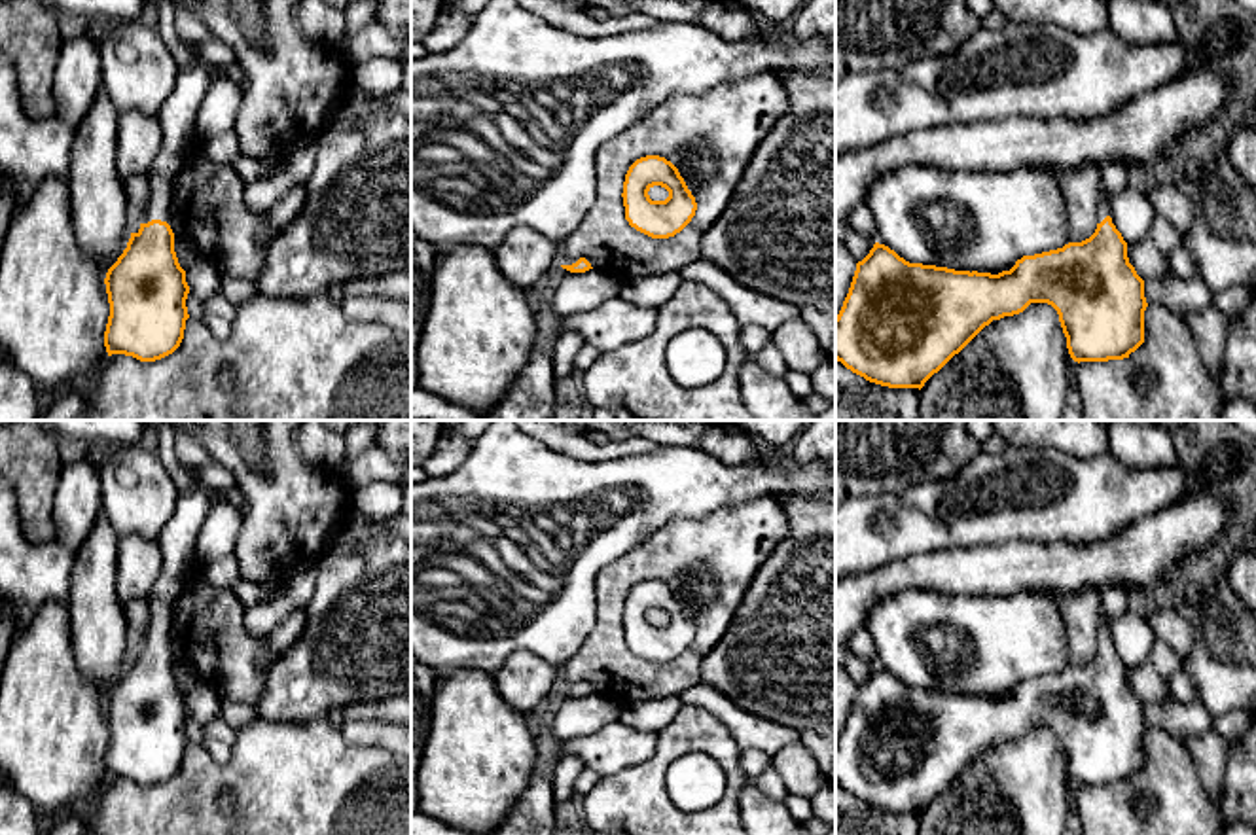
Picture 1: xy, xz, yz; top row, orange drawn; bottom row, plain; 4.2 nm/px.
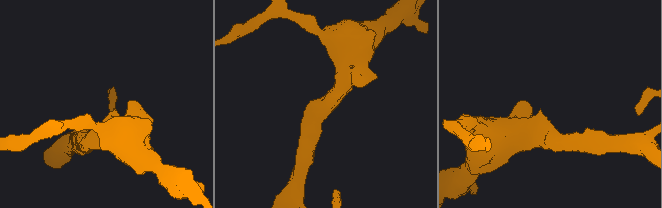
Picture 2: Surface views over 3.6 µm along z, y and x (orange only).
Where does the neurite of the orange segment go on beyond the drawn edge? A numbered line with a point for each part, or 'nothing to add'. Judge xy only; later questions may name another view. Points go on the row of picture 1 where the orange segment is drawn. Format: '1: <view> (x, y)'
1: xy (179, 116)

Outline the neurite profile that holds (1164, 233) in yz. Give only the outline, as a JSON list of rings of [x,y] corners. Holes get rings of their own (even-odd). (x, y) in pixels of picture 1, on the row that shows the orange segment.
[[[1163,214],[1154,216],[1154,223],[1148,237],[1161,254],[1169,254],[1176,248],[1182,248],[1180,233],[1176,231],[1175,223]]]

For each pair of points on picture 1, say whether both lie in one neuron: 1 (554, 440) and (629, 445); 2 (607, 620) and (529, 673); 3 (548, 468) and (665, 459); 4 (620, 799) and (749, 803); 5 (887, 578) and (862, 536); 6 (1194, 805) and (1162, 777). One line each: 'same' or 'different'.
1: same
2: different
3: same
4: different
5: different
6: same

